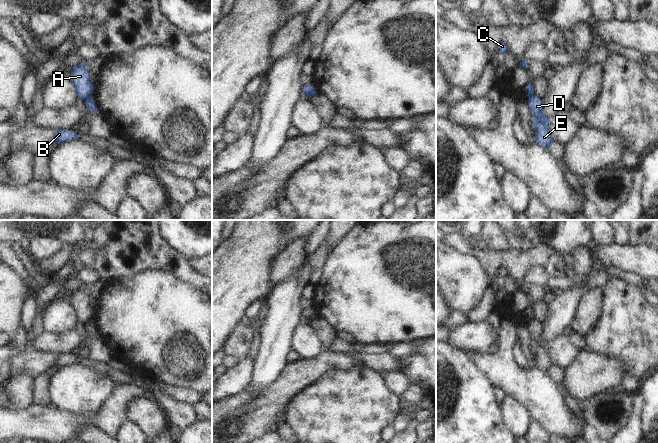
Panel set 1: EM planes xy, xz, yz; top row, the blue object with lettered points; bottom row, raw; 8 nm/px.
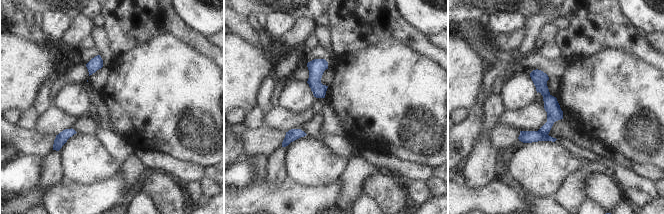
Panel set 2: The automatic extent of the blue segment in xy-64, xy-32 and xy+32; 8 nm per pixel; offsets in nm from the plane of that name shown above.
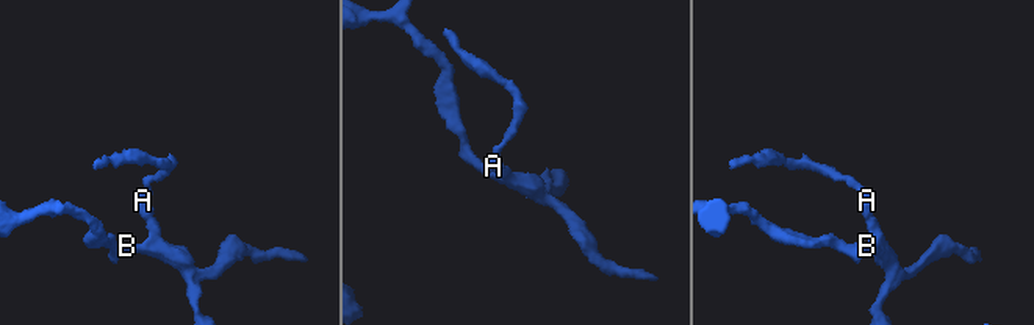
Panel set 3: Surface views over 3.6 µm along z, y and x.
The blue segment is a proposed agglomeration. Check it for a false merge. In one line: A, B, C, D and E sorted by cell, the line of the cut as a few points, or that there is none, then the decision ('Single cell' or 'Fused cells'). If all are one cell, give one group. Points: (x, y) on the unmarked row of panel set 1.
Groups: A C / B D E. Split along xy (91, 318), (83, 323). Fused cells.

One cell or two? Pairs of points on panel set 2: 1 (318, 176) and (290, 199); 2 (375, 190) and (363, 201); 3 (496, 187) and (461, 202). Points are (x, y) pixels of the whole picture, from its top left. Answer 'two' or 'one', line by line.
1: two
2: two
3: one

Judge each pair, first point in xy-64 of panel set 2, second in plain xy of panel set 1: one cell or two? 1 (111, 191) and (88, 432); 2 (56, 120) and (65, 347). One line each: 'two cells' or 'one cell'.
1: two cells
2: one cell

